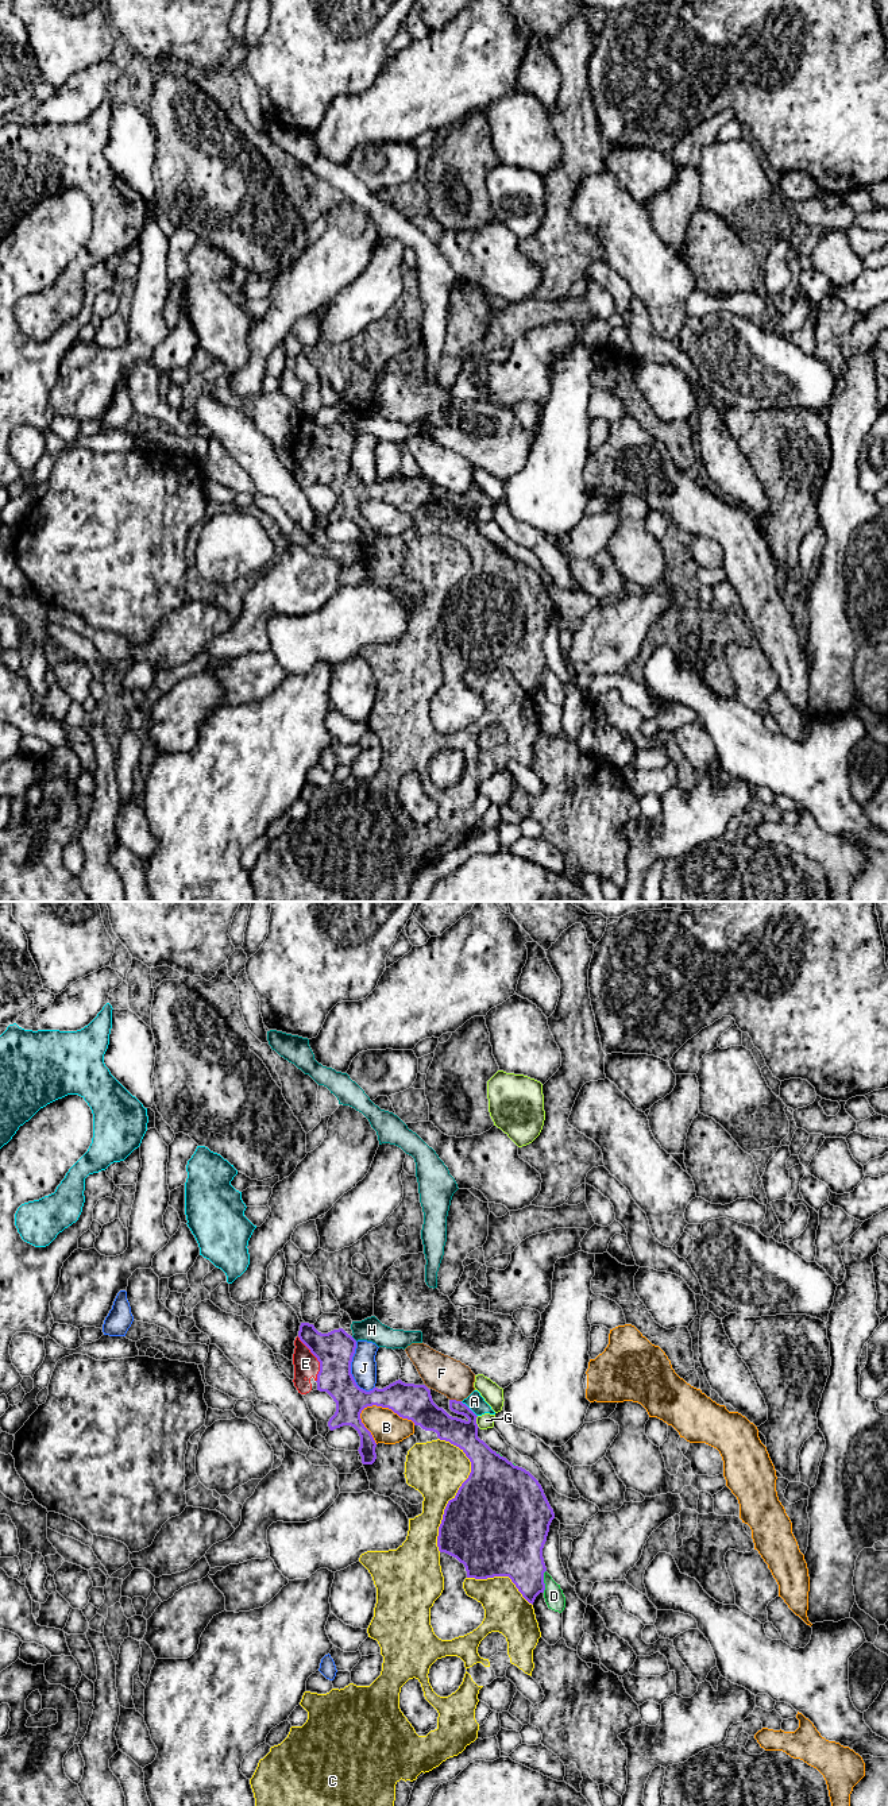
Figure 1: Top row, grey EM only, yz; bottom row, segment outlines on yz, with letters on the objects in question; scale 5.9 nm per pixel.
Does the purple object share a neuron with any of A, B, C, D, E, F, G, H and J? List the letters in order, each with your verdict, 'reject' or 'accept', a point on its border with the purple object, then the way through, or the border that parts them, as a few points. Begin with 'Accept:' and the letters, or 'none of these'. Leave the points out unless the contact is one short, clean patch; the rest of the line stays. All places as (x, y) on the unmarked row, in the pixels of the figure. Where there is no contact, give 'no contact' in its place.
Accept: E
A: reject; meets purple in yz at (468, 501)
B: reject; meets purple in yz at (387, 500)
C: reject; meets purple in yz at (458, 583)
D: reject; meets purple in yz at (543, 674)
E: accept; meets purple in yz at (317, 452)
F: reject; meets purple in yz at (455, 493)
G: reject; meets purple in yz at (475, 514)
H: reject; meets purple in yz at (352, 431)
J: reject; meets purple in yz at (350, 462)

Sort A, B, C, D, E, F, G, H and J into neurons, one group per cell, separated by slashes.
A / B / C / D / E / F / G / H / J

